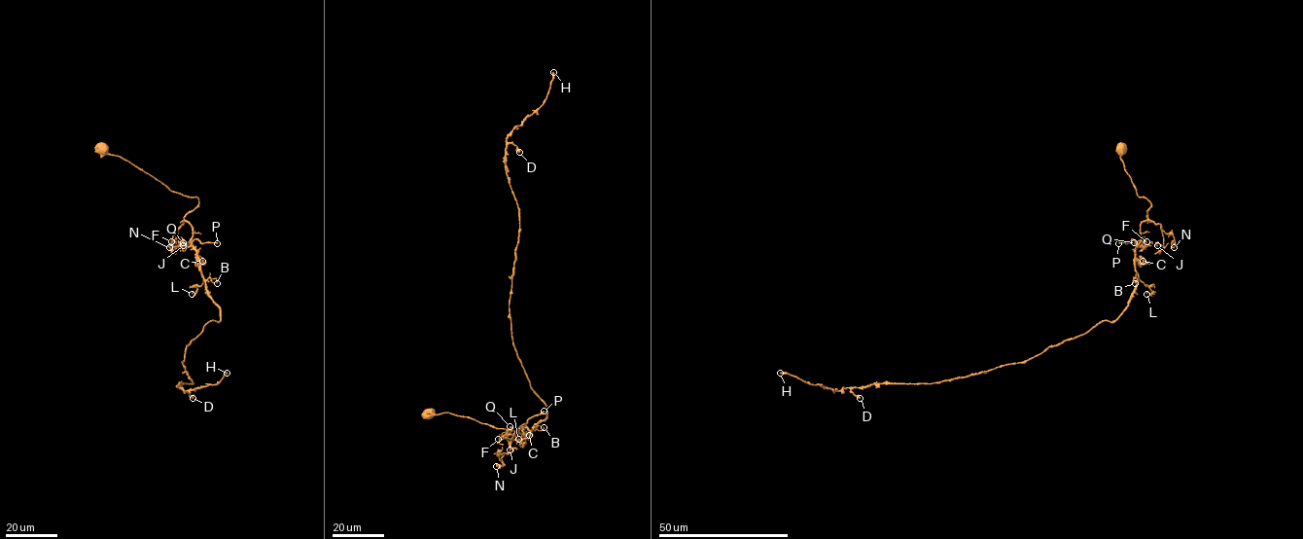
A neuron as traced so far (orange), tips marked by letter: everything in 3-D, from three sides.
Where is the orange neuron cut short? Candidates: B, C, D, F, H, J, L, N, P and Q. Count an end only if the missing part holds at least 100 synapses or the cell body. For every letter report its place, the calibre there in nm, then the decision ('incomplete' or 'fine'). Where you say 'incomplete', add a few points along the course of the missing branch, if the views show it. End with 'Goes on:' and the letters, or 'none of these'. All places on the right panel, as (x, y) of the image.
B: place (1135, 283); calibre 240 nm; fine
C: place (1143, 261); calibre 180 nm; fine
D: place (860, 398); calibre 500 nm; fine
F: place (1146, 241); calibre 110 nm; fine
H: place (780, 373); calibre 400 nm; incomplete
J: place (1157, 245); calibre 180 nm; fine
L: place (1146, 294); calibre 150 nm; fine
N: place (1174, 247); calibre 150 nm; fine
P: place (1118, 243); calibre 280 nm; fine
Q: place (1134, 242); calibre 170 nm; fine
Goes on: H

